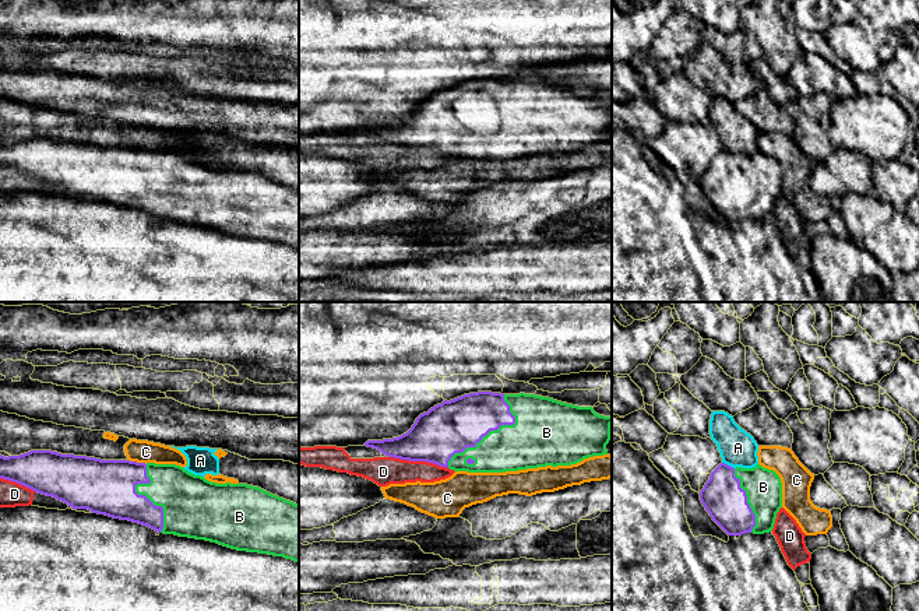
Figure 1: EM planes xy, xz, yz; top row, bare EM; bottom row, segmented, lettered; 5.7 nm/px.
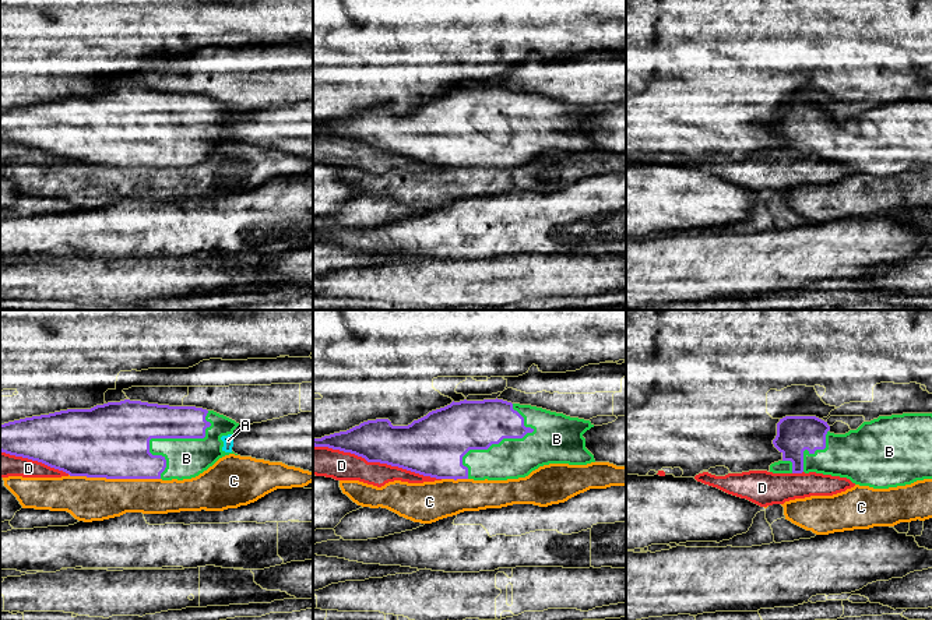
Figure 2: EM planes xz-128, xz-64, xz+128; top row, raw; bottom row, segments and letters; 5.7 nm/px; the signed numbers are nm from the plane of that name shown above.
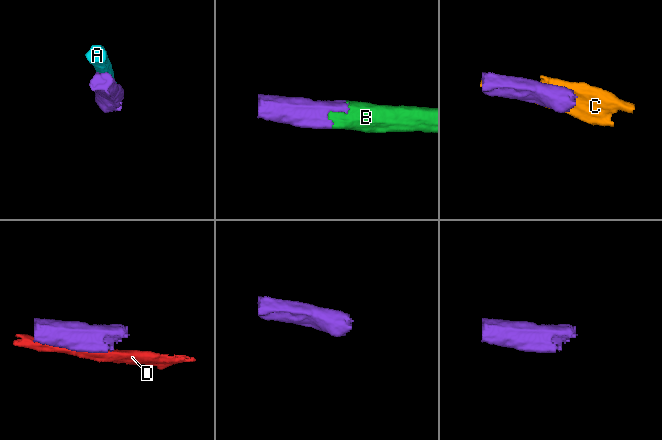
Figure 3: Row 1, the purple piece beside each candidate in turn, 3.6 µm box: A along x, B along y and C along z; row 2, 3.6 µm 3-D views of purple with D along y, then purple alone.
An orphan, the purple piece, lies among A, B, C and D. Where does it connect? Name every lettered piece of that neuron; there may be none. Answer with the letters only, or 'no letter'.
B

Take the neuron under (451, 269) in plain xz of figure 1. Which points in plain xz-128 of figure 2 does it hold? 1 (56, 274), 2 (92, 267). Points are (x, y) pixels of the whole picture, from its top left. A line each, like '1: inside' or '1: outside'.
1: inside
2: inside

